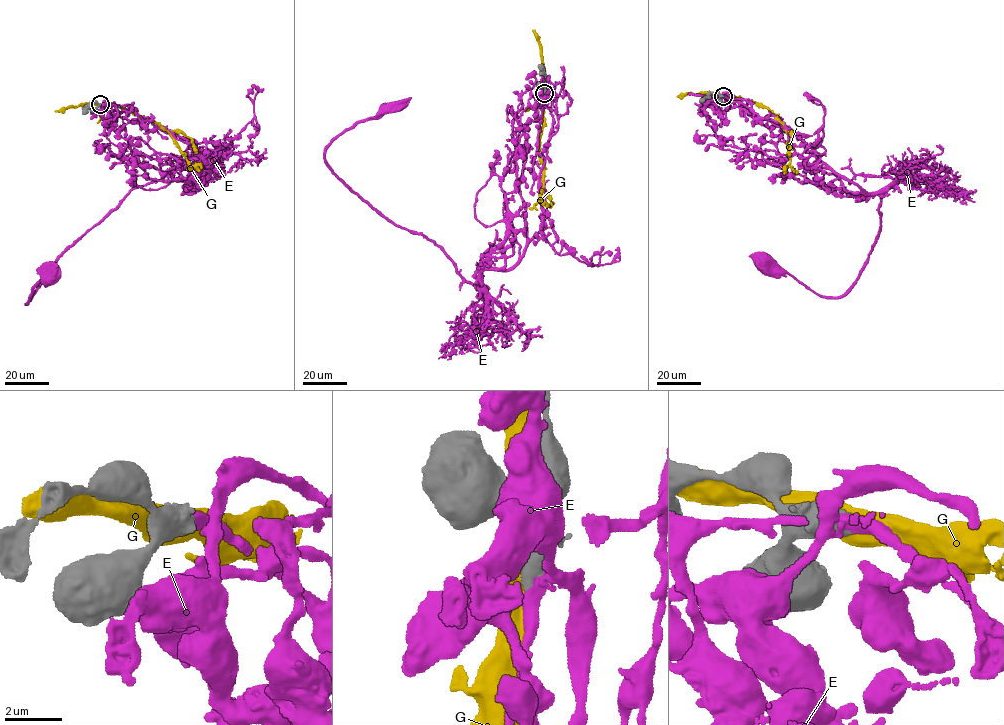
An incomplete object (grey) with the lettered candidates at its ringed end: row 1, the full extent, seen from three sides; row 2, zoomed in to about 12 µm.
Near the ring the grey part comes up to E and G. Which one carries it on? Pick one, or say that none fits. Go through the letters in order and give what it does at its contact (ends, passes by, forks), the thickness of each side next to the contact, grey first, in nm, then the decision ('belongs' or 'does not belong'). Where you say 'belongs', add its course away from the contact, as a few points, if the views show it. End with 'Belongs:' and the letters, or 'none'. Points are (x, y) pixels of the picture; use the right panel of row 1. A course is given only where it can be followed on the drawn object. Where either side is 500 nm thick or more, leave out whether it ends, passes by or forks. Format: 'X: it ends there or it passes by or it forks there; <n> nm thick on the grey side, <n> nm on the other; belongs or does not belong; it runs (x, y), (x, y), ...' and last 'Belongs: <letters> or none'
E: 750 nm thick on the grey side, 360 nm on the other; belongs; it runs (723, 96), (800, 135), (869, 194), (900, 177), (845, 293), (821, 297), (764, 262)
G: 900 nm thick on the grey side, 650 nm on the other; does not belong
Belongs: E

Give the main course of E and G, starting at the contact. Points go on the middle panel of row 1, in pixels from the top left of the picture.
E: (544, 92), (533, 170), (542, 227), (511, 267), (483, 269), (481, 287), (325, 161), (333, 140), (395, 105)
G: (543, 91), (539, 151), (543, 188), (538, 201), (543, 201), (546, 206)

